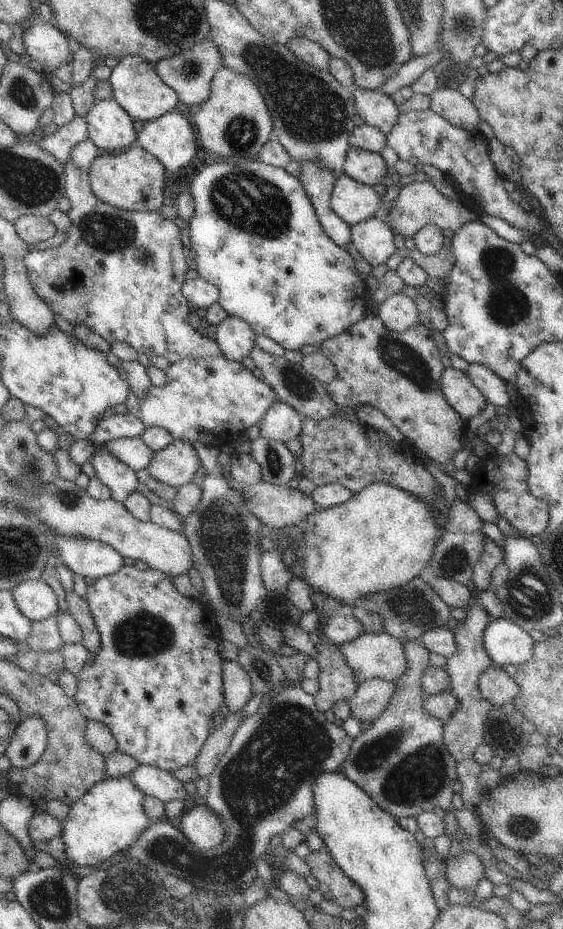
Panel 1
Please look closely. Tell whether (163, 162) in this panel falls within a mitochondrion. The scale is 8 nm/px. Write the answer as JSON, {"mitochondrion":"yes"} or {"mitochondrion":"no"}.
{"mitochondrion":"no"}

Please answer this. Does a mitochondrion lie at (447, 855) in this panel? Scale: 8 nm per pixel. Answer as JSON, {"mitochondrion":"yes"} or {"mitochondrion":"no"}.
{"mitochondrion":"no"}

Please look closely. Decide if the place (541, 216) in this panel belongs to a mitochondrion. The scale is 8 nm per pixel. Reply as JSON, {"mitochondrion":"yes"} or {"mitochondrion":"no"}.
{"mitochondrion":"no"}

